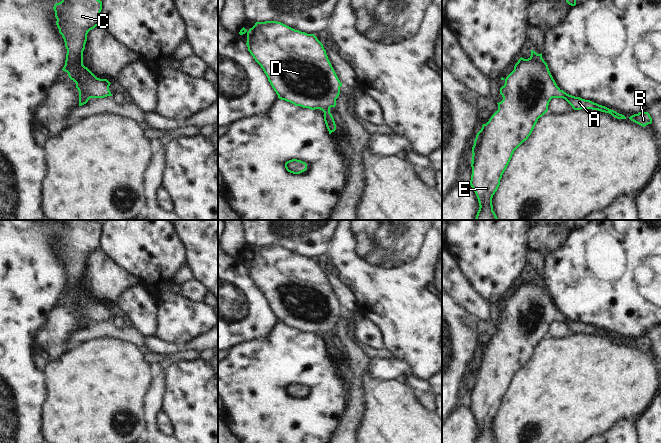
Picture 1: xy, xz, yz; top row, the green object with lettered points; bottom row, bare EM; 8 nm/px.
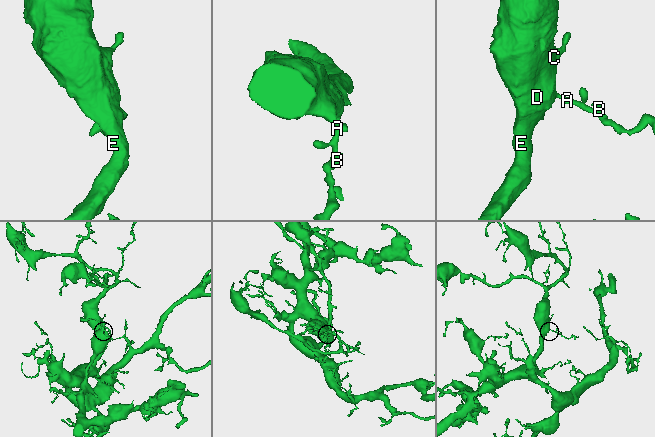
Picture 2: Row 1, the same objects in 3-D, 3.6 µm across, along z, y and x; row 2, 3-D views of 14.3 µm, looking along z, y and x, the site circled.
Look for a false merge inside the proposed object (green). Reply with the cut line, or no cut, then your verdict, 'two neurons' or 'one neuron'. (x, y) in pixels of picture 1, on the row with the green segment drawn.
no cut | one neuron

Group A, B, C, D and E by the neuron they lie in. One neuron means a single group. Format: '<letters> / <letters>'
A B C D E

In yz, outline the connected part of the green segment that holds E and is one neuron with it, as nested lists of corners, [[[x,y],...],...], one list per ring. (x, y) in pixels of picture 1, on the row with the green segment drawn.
[[[531,50],[528,59],[520,58],[514,70],[504,79],[505,84],[500,88],[503,100],[498,104],[498,110],[491,116],[486,124],[482,125],[477,133],[472,147],[472,175],[470,185],[473,188],[478,202],[479,210],[475,220],[498,220],[493,211],[492,198],[497,191],[500,180],[506,170],[514,151],[531,135],[538,119],[548,111],[552,98],[565,99],[574,110],[592,109],[609,113],[617,119],[626,119],[605,106],[575,97],[561,90],[553,79],[547,63],[542,58],[542,53],[537,54]]]

